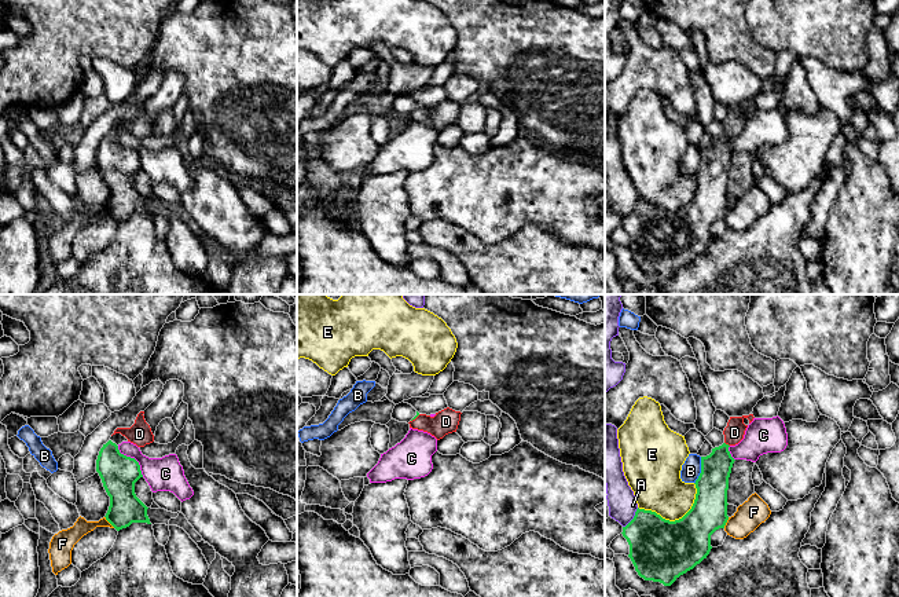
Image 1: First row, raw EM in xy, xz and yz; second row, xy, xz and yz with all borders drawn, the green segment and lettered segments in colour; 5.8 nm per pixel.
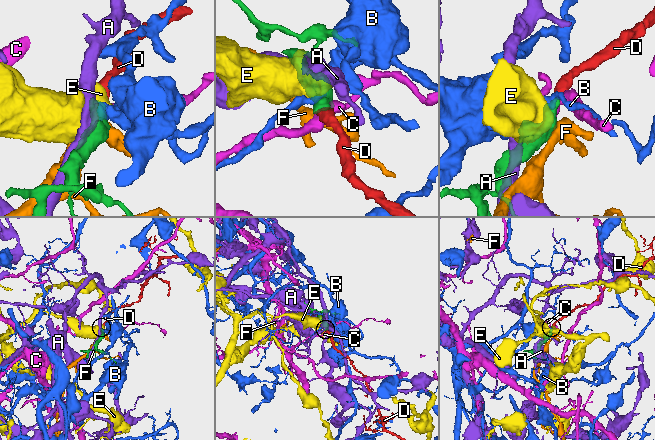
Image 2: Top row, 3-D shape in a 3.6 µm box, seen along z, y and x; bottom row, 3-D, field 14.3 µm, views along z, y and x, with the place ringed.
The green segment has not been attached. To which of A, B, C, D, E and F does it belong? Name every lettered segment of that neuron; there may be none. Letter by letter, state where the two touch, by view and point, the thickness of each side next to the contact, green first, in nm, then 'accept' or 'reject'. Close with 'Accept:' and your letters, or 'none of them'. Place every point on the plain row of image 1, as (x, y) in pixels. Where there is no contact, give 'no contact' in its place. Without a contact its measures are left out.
A: yz (634, 209) | 360/170 nm | reject
B: yz (701, 163) | 200/110 nm | reject
C: xy (134, 150) | 220/200 nm | reject
D: yz (727, 136) | 190/120 nm | accept
E: yz (675, 212) | 360/280 nm | reject
F: xy (109, 213) | 190/100 nm | reject
Accept: D

